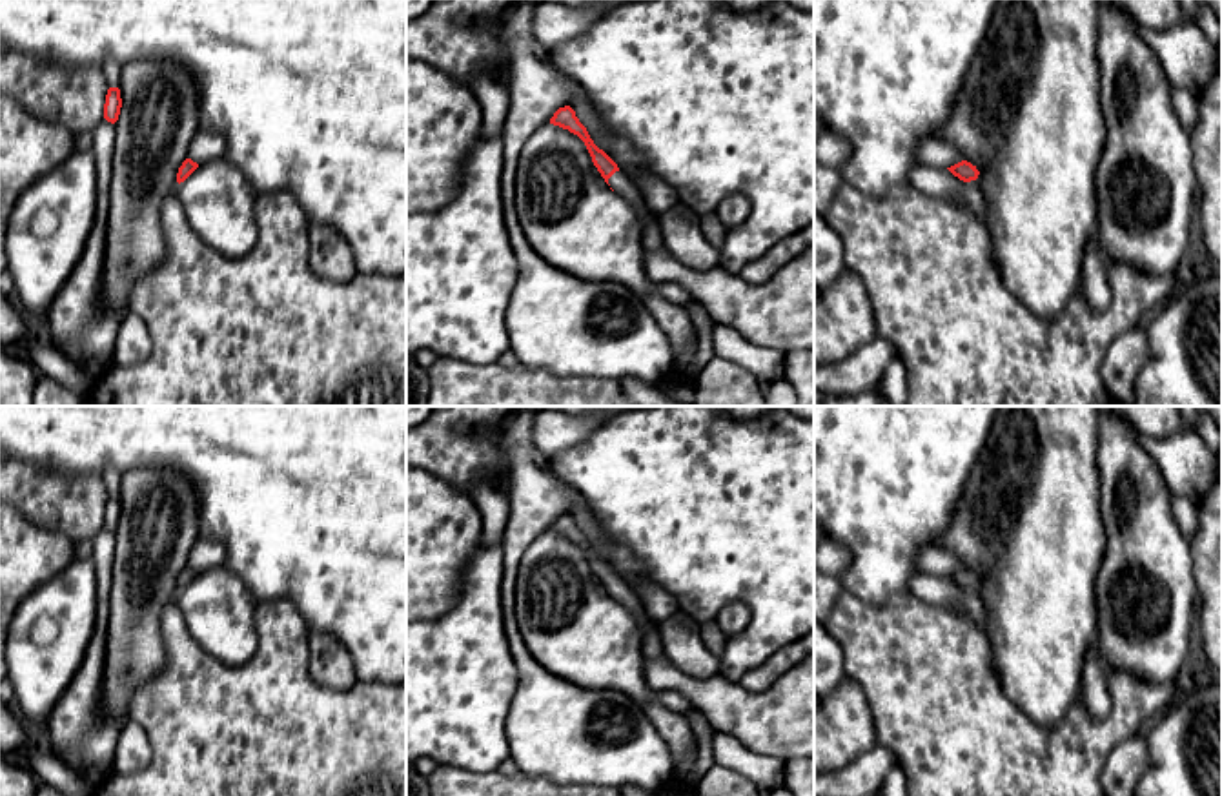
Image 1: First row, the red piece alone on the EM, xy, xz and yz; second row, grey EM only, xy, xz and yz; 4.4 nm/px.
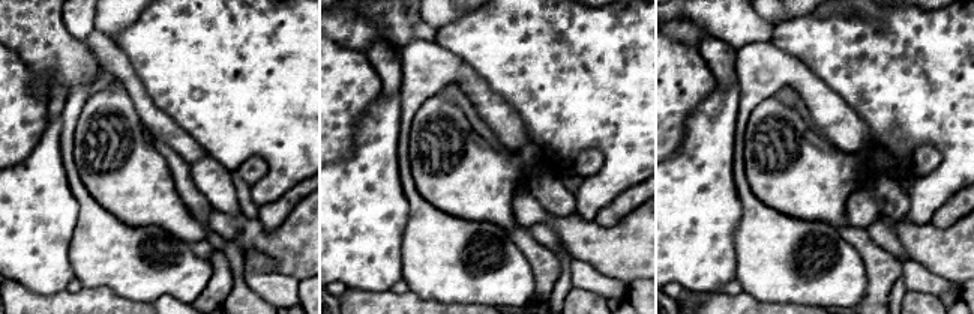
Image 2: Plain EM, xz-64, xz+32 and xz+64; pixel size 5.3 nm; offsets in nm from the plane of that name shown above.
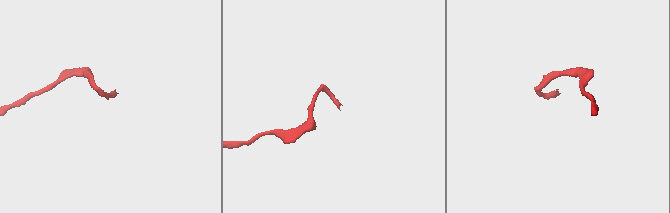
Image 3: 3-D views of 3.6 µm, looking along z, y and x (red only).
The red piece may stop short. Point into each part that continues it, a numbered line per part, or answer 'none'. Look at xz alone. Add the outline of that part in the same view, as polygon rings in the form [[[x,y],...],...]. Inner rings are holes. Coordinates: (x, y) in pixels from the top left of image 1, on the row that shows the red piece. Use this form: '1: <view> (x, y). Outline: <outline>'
1: xz (652, 241). Outline: [[[616,171],[608,179],[608,184],[617,195],[621,195],[623,199],[626,199],[630,204],[634,204],[637,208],[641,220],[643,220],[643,248],[645,248],[645,251],[665,250],[659,217],[654,215],[647,208],[637,184],[621,171]]]

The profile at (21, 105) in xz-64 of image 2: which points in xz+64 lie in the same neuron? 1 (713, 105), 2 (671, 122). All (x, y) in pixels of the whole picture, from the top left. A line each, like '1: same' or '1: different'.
1: different
2: same

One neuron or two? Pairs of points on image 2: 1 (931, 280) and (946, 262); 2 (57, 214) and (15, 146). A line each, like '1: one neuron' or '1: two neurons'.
1: two neurons
2: two neurons

